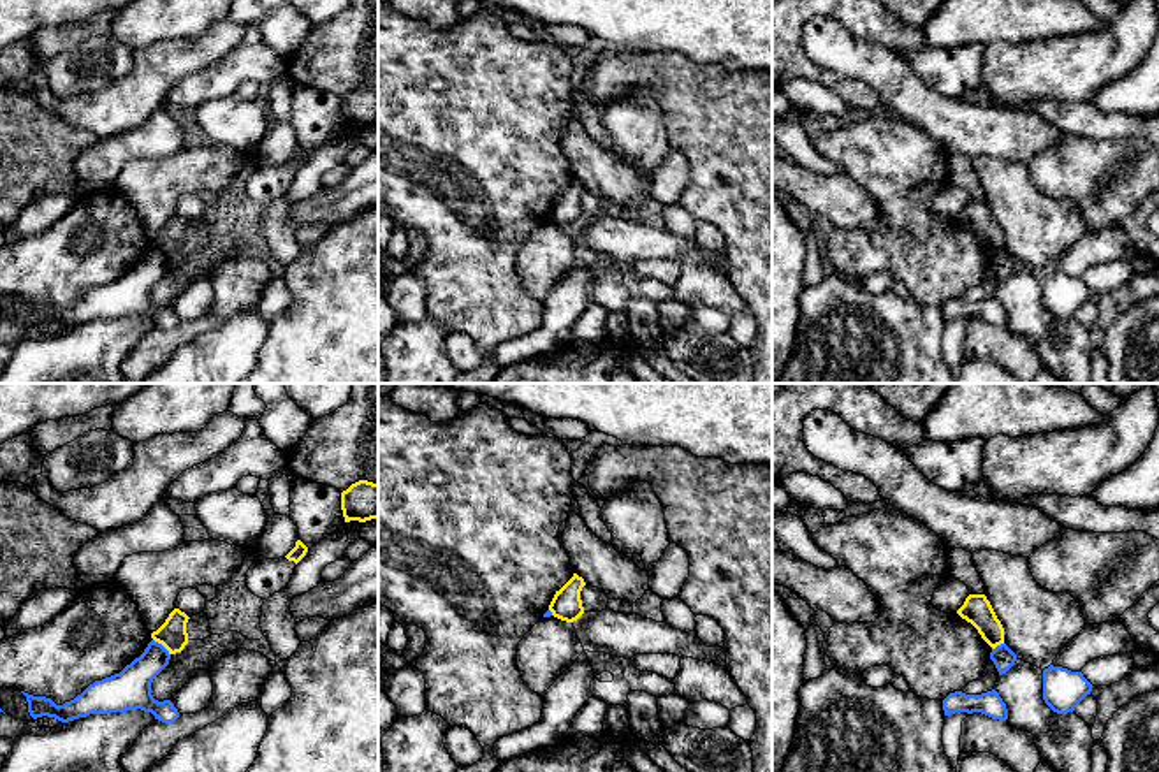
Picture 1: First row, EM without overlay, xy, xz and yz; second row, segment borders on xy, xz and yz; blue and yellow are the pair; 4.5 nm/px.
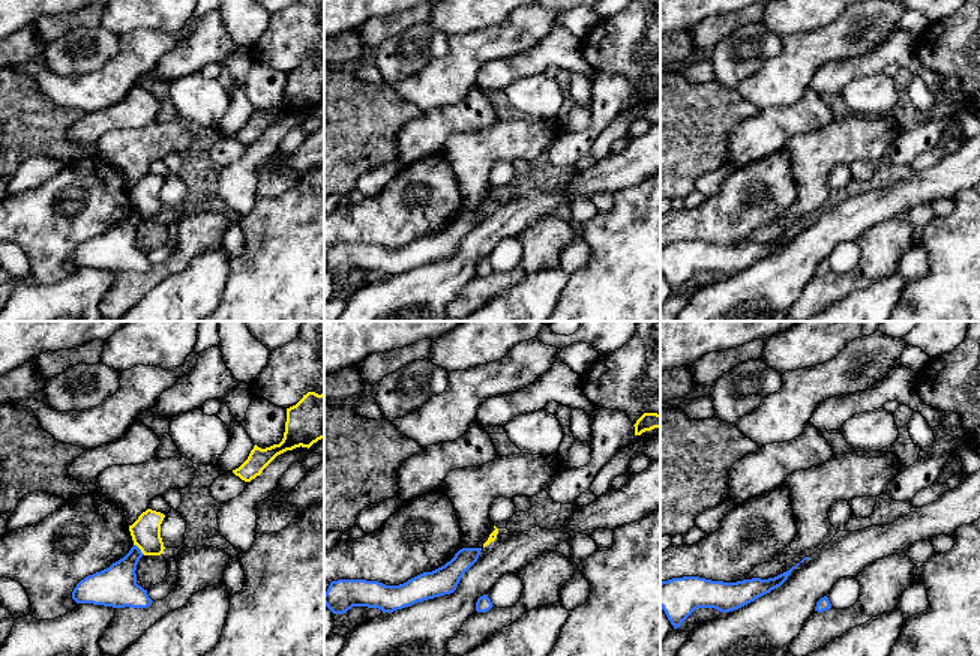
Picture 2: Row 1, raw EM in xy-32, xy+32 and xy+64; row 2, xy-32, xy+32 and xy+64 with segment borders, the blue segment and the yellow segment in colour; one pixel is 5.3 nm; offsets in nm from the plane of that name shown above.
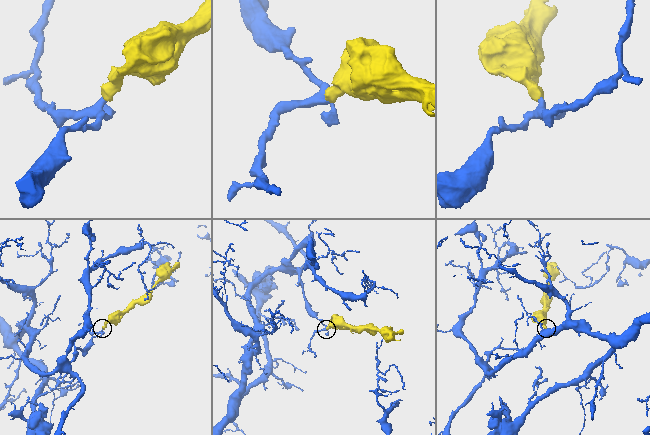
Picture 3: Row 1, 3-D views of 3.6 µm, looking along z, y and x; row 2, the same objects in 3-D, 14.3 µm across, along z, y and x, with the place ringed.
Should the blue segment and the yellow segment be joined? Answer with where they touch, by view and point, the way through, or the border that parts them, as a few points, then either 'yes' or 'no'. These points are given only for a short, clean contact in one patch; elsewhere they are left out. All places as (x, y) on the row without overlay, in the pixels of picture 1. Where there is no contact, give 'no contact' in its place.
meets blue in xy at (162, 252); border along xy (153, 245), (169, 261); no

